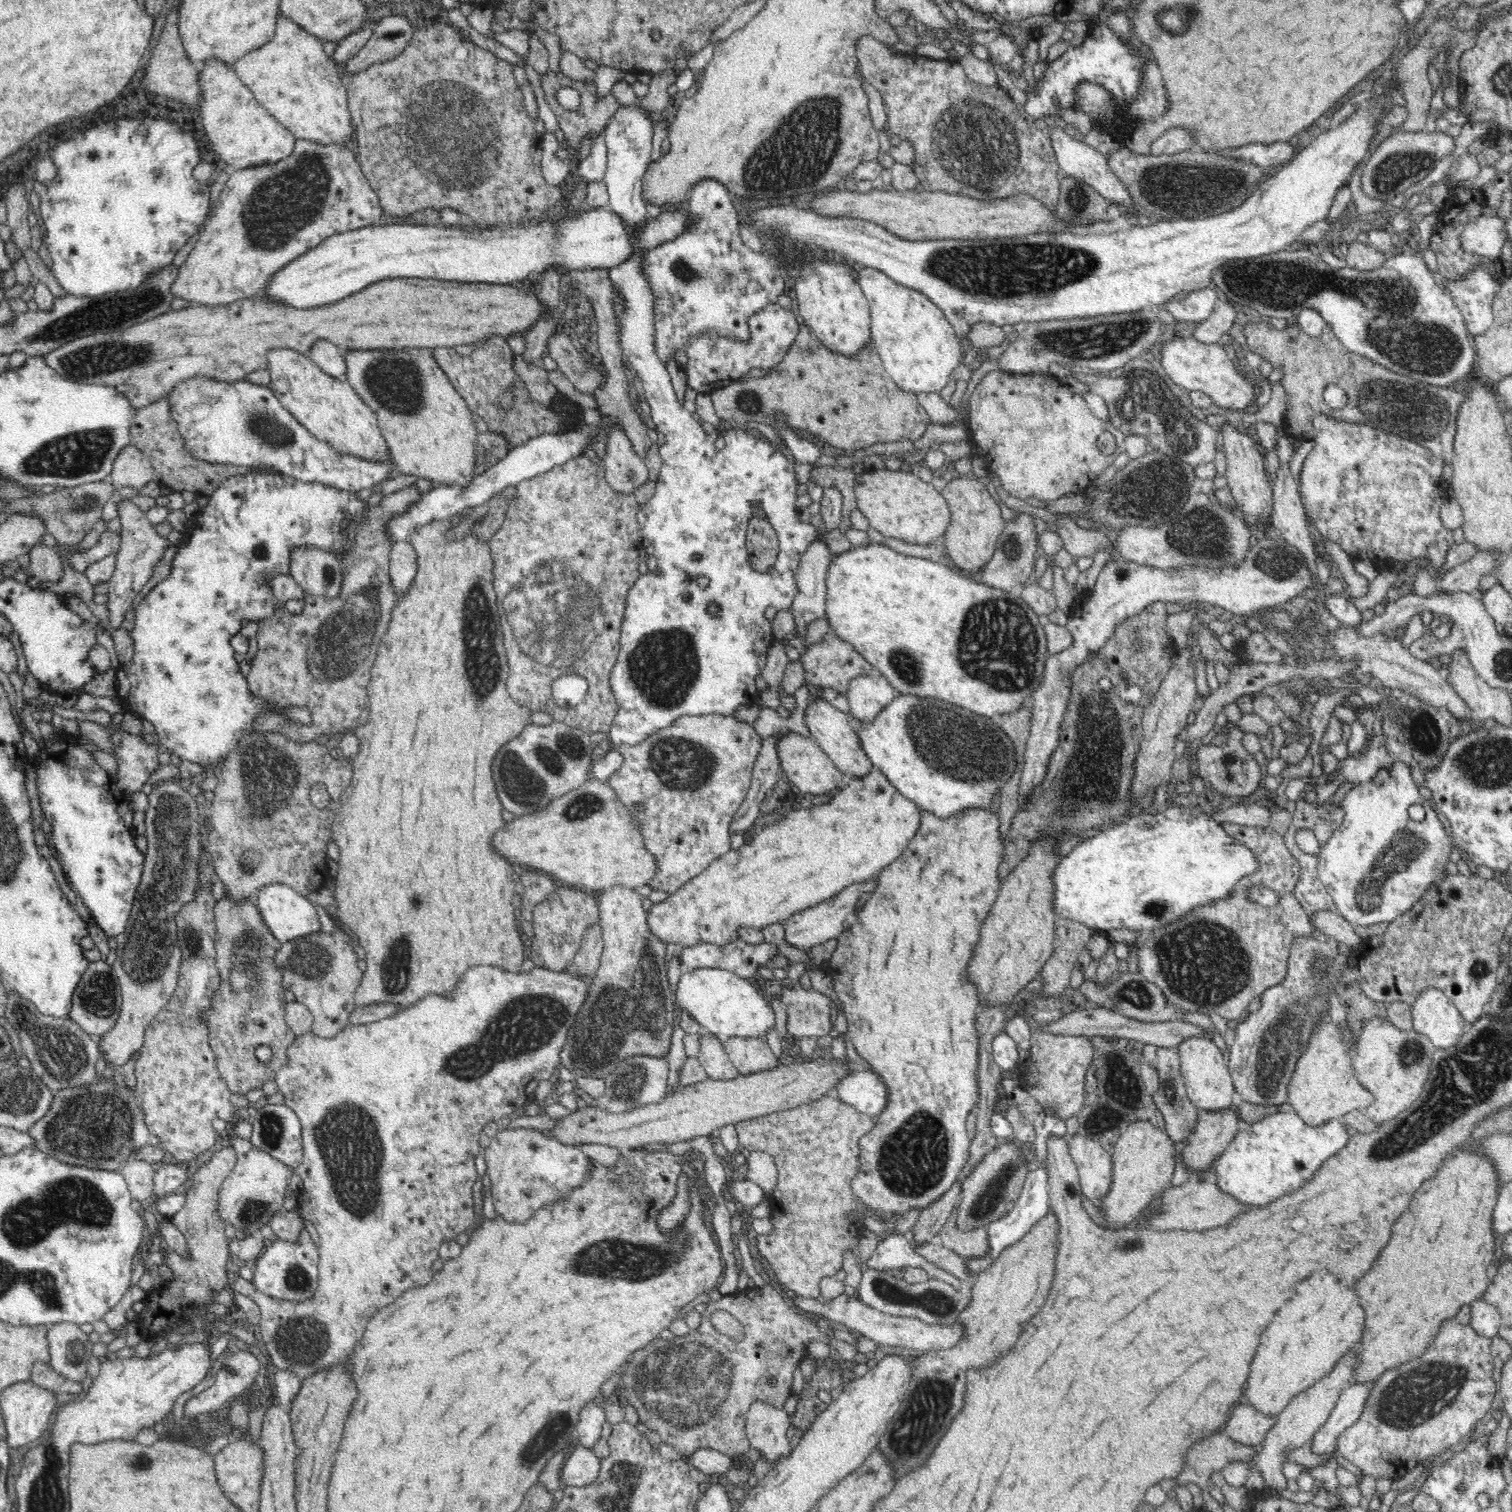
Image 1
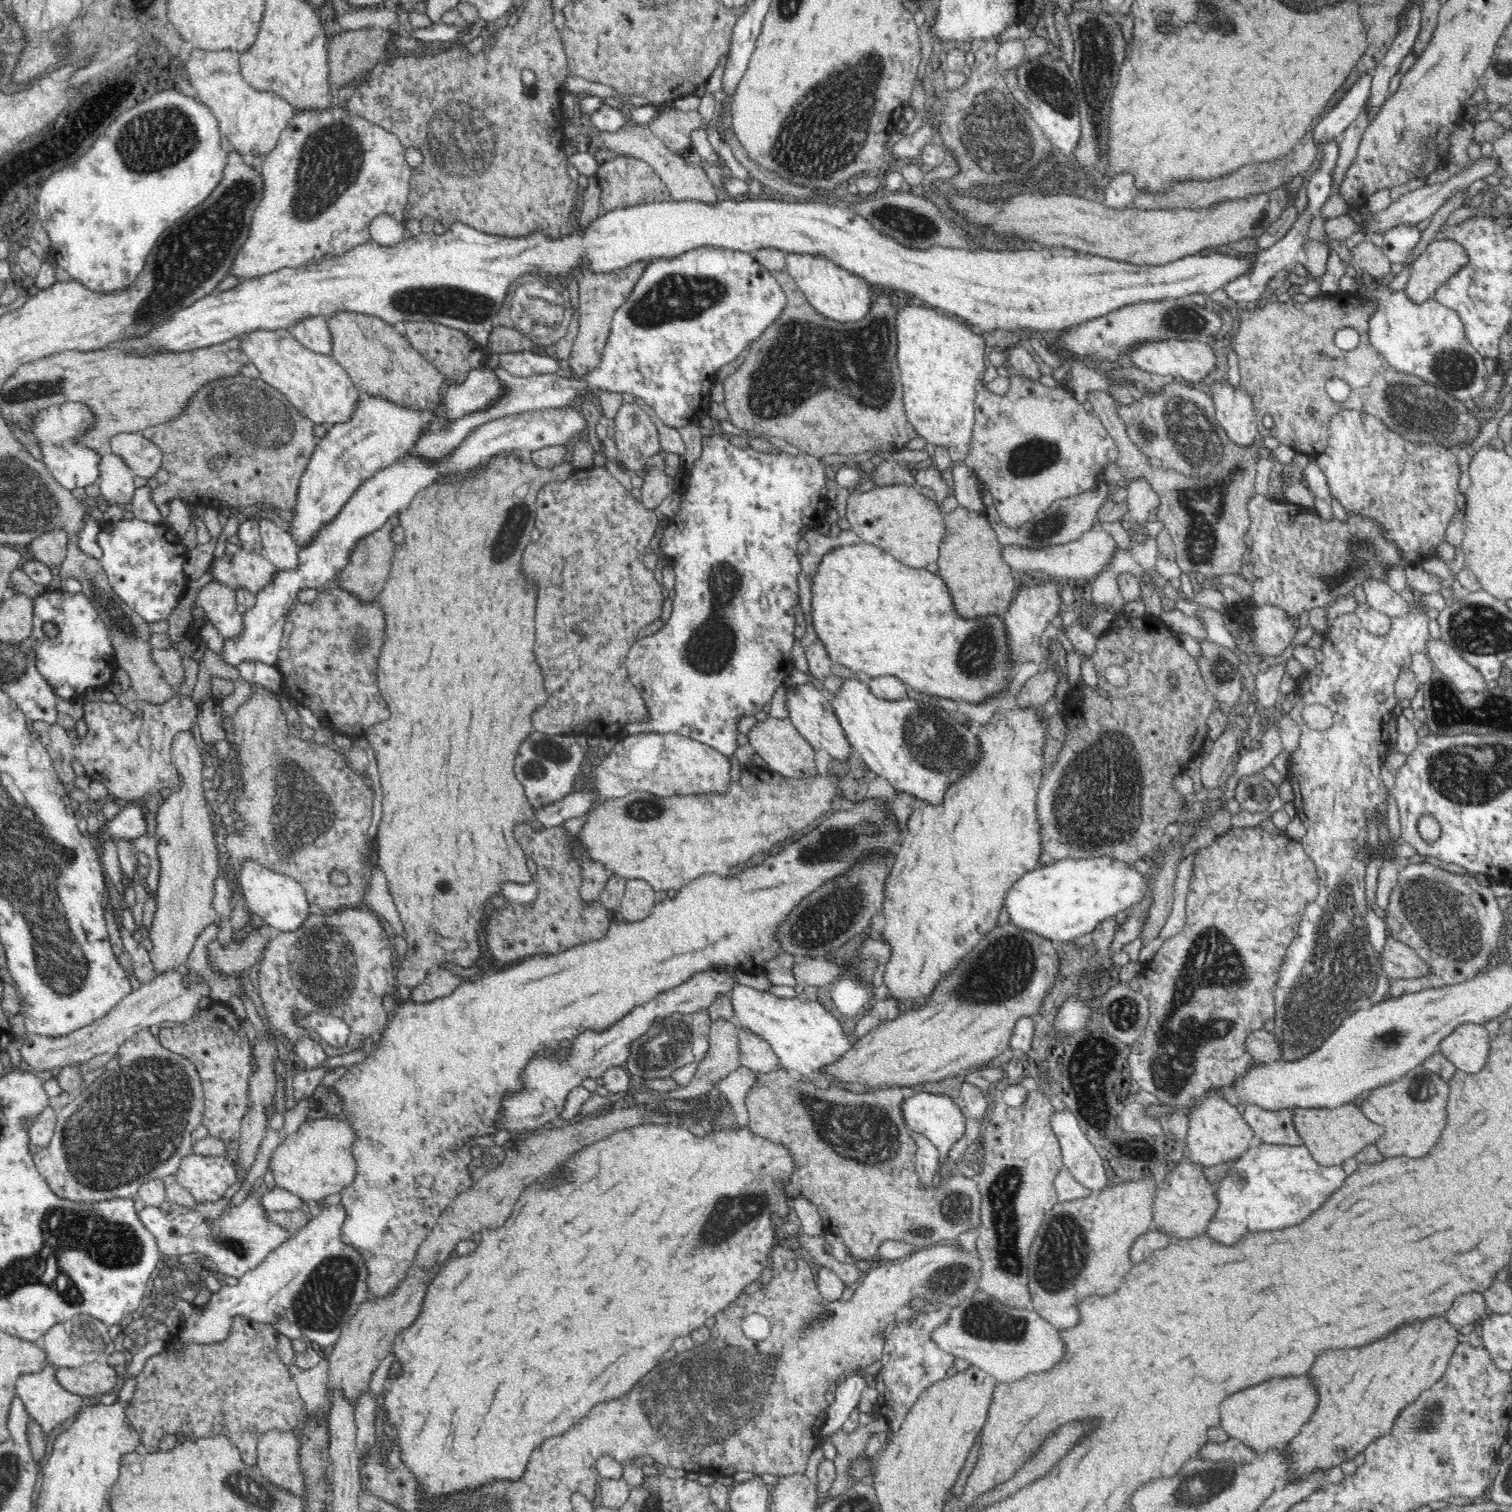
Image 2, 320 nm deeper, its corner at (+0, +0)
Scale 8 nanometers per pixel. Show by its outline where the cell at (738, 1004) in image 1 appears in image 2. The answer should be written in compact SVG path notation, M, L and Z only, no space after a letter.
M738 984L733 988L731 1000L736 1028L748 1029L768 1041L778 1055L780 1066L791 1070L804 1081L845 1090L850 1088L850 1083L832 1079L832 1075L828 1075L824 1069L844 1056L852 1048L853 1040L844 1033L838 1020L823 1005L800 997L780 999L769 992Z

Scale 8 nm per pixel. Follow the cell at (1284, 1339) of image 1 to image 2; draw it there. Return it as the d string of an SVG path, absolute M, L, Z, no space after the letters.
M1308 1376L1270 1380L1226 1398L1219 1408L1220 1425L1229 1437L1242 1441L1257 1454L1288 1445L1310 1420L1316 1408L1318 1396Z

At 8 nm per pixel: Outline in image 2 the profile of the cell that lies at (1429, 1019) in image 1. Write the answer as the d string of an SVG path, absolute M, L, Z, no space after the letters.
M1465 1023L1456 1026L1438 1046L1457 1070L1477 1074L1486 1066L1490 1040L1484 1024Z

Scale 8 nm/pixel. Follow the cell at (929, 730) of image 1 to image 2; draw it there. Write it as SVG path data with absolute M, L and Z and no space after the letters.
M846 678L835 692L831 705L849 745L860 754L866 766L877 776L886 778L896 791L920 798L922 802L939 805L949 784L956 782L981 755L978 736L963 721L960 722L960 718L956 722L956 718L948 712L938 708L922 708L916 700L887 701L878 698L860 680Z

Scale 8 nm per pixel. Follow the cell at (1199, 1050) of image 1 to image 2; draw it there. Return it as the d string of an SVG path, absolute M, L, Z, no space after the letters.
M1210 1091L1189 1115L1188 1136L1185 1140L1185 1155L1191 1161L1210 1168L1222 1162L1238 1160L1244 1152L1256 1143L1255 1133L1249 1124L1240 1115L1235 1106L1225 1098L1218 1096L1215 1091Z

